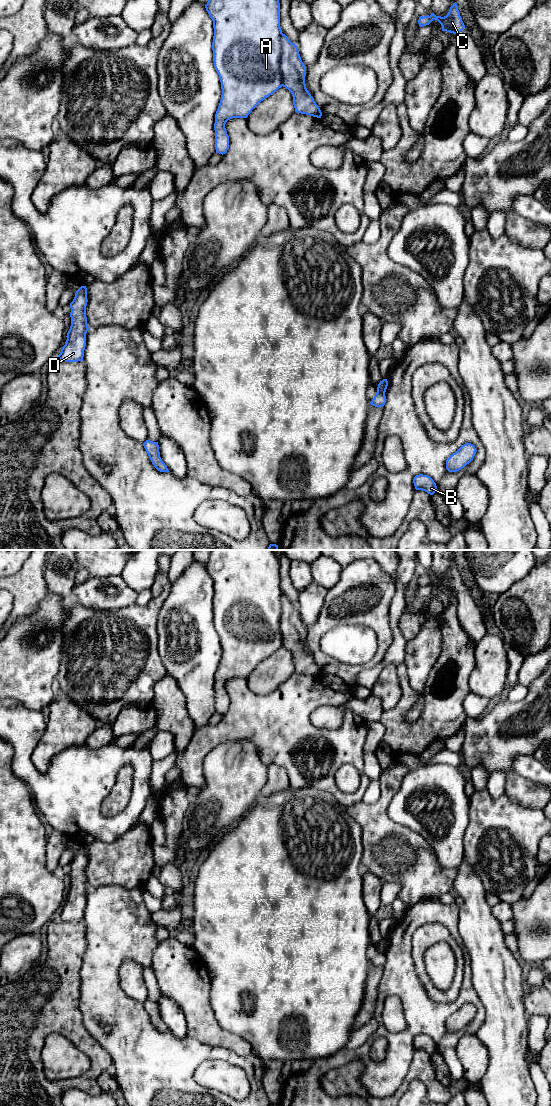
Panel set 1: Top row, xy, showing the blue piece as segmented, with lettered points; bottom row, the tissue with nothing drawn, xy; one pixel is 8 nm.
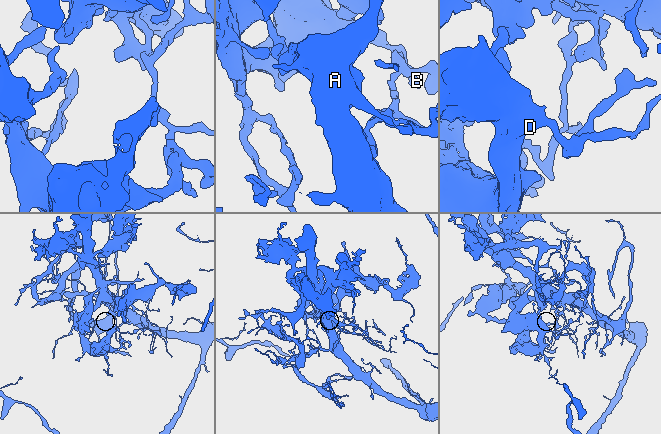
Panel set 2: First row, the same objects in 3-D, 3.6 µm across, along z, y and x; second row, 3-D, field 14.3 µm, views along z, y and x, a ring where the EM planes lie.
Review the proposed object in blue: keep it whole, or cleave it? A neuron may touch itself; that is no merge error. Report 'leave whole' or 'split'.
split

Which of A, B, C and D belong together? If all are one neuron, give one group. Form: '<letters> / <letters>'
A / B C D

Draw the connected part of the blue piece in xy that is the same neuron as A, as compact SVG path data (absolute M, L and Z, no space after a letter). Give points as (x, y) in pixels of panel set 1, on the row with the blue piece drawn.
M208 0L205 8L213 21L213 62L222 89L215 114L215 149L216 153L223 155L229 149L226 122L232 118L247 118L261 101L282 87L280 58L283 33L280 27L280 3L279 0Z

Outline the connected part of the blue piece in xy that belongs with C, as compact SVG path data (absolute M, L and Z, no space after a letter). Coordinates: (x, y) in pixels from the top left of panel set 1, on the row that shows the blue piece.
M456 2L450 7L450 10L446 16L436 16L434 13L431 13L430 16L420 16L418 24L420 27L423 27L429 25L433 20L437 20L441 24L442 31L453 34L458 34L465 28Z

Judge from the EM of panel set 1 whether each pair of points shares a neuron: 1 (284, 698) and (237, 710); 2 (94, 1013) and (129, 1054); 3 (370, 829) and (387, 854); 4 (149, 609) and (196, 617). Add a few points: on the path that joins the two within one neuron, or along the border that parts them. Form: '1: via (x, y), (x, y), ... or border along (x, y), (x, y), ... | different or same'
1: via (272, 710), (249, 710) | same
2: via (106, 1019), (129, 1042) | same
3: via (376, 835), (387, 848) | same
4: border along (169, 590), (158, 615), (156, 634) | different

